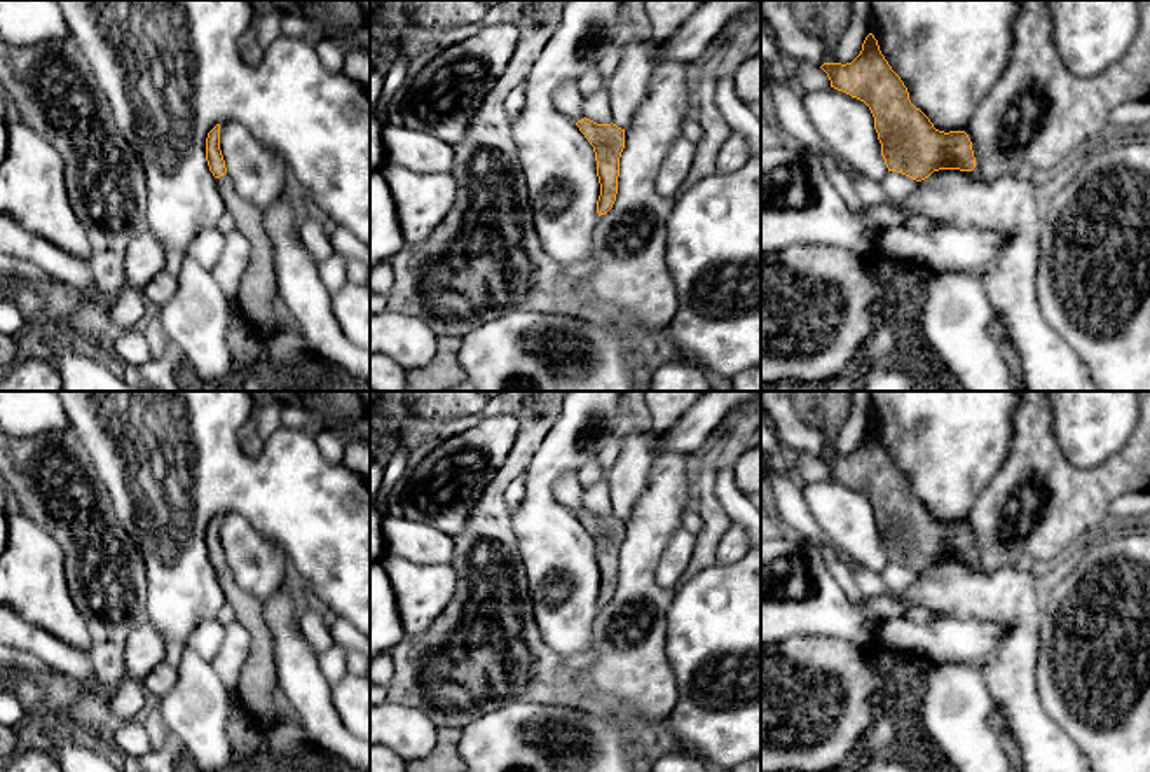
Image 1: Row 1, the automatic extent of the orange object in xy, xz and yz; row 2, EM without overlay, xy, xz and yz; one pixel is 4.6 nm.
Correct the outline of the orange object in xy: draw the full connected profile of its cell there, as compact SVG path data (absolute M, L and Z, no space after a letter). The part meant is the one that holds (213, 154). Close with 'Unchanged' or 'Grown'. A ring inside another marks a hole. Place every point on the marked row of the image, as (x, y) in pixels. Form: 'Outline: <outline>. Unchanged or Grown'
Outline: M220 124L208 133L206 161L216 178L225 211L232 215L236 229L251 245L250 264L241 279L239 306L251 327L276 334L281 328L274 313L274 300L277 299L274 248L264 229L262 210L244 201L227 175L220 150Z. Grown

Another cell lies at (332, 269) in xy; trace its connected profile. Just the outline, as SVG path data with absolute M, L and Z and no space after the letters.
M332 255L330 258L326 258L321 265L321 279L325 283L325 286L335 293L339 292L344 283L346 283L346 260L339 255Z

